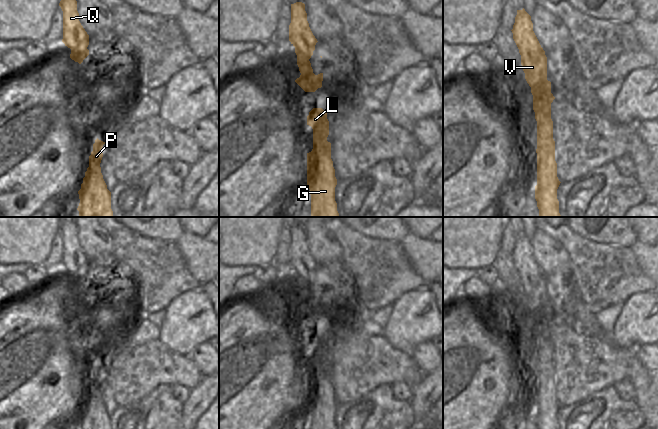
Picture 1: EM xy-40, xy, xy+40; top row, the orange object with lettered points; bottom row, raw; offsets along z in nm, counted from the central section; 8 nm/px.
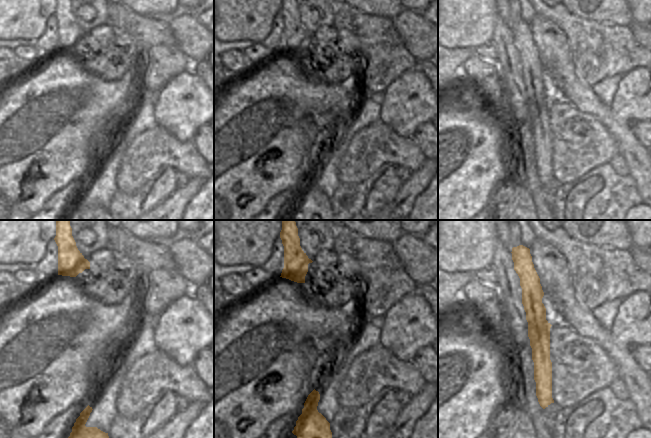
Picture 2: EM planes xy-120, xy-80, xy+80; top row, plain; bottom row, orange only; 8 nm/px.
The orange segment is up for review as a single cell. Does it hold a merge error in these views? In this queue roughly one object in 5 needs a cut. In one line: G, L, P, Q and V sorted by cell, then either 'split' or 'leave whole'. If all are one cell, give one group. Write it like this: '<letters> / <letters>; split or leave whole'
G L P Q V; leave whole

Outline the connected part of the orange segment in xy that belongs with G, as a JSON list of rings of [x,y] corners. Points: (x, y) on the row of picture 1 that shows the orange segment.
[[[313,108],[307,116],[313,129],[313,149],[307,153],[307,187],[311,195],[311,217],[339,217],[335,201],[337,179],[331,159],[327,113]]]

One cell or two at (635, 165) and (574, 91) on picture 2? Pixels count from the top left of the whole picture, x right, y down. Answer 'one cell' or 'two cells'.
one cell

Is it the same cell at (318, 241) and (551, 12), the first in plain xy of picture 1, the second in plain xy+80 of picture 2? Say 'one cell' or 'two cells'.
two cells

